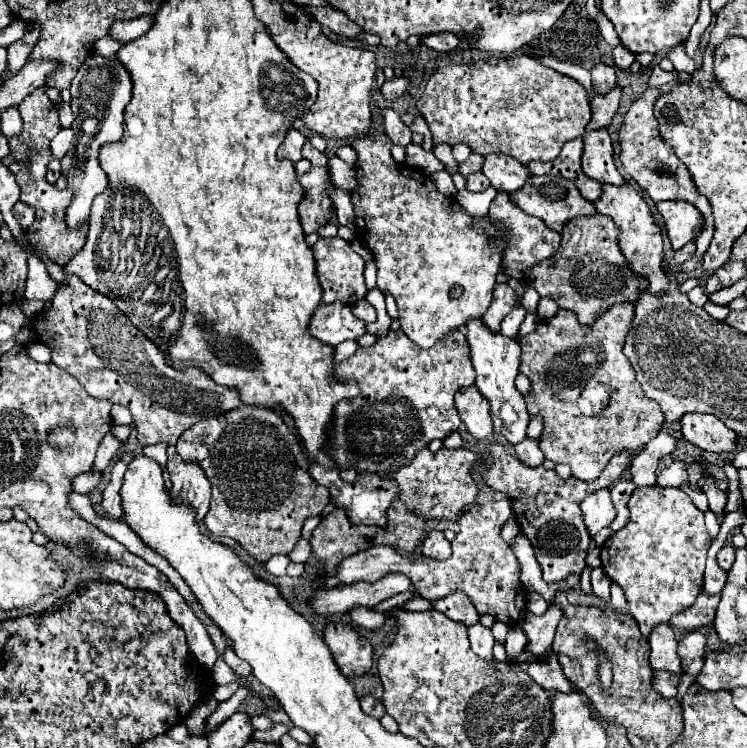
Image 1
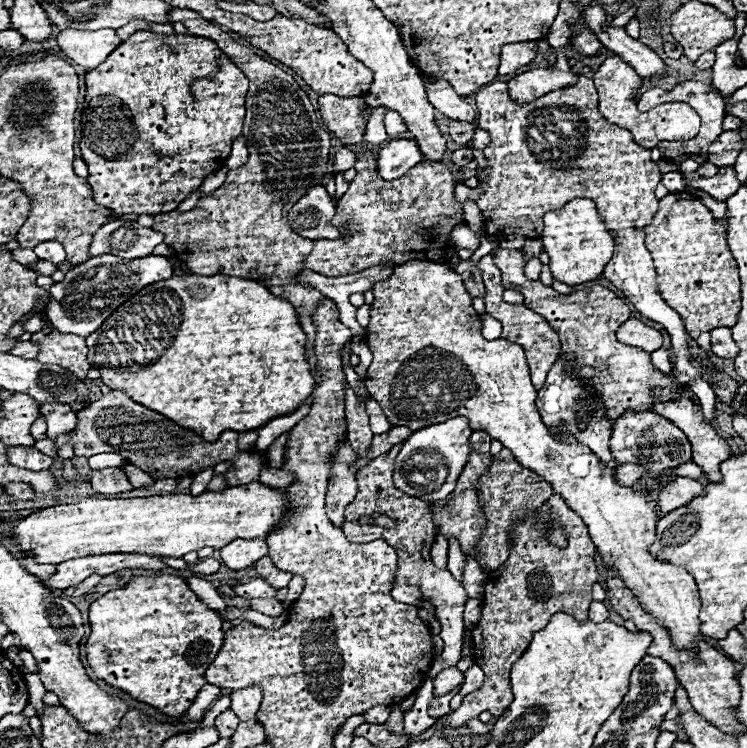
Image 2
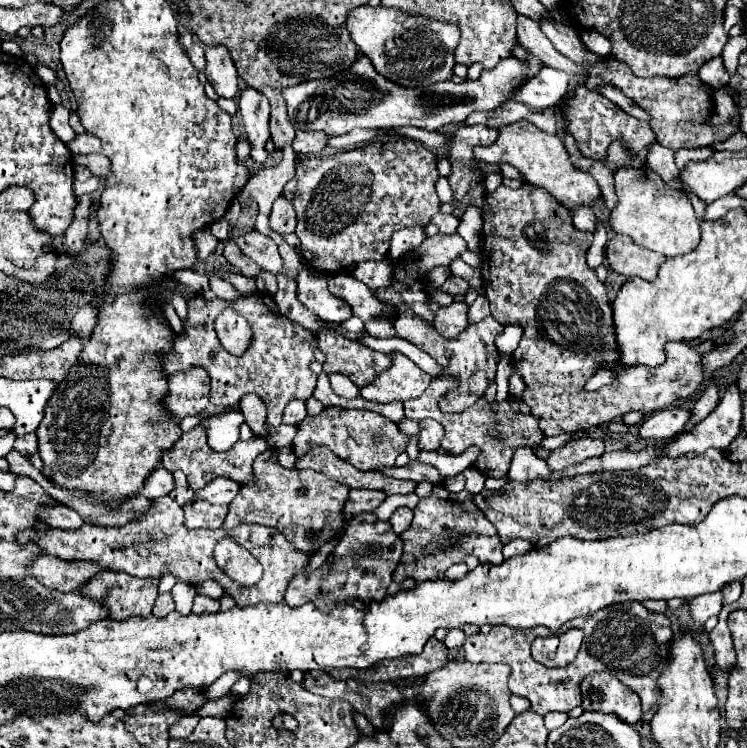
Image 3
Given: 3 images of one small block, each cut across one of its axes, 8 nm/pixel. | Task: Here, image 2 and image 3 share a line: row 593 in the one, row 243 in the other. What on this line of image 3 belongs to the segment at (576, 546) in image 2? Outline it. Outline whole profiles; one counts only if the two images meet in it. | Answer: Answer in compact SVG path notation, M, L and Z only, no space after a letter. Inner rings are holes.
M532 184L518 190L500 186L488 192L486 214L482 228L484 294L500 324L520 324L524 330L512 354L514 370L526 384L522 400L530 406L544 436L602 426L626 412L654 414L698 390L704 380L700 354L682 342L668 342L666 362L656 368L642 364L620 368L606 286L586 264L592 232L574 228L568 210L556 204L552 194ZM598 368L612 368L614 382L598 392L586 392L584 384Z

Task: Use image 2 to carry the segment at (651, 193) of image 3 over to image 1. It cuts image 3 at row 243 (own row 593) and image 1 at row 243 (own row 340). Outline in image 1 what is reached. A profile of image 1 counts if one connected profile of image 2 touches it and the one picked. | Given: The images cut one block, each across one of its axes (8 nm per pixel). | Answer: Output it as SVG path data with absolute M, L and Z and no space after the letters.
M368 132L354 140L352 148L358 154L358 186L350 192L356 212L358 238L362 238L374 254L378 266L378 288L388 290L394 296L402 330L418 346L430 348L436 340L440 340L440 336L446 336L446 332L462 328L466 320L484 316L492 300L496 276L502 270L502 252L508 246L508 232L506 242L490 242L488 238L492 238L494 232L504 232L504 228L488 214L480 218L468 216L456 198L444 196L436 190L430 176L416 168L396 164L390 154L392 140L386 132Z

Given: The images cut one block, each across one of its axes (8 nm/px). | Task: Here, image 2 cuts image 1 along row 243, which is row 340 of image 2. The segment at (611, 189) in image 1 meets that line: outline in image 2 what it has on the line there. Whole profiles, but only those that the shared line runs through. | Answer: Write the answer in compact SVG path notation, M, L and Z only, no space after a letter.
M630 318L622 324L622 328L618 328L616 332L618 340L628 344L628 346L636 346L644 352L654 352L662 346L662 334L646 324L642 324L636 318Z

